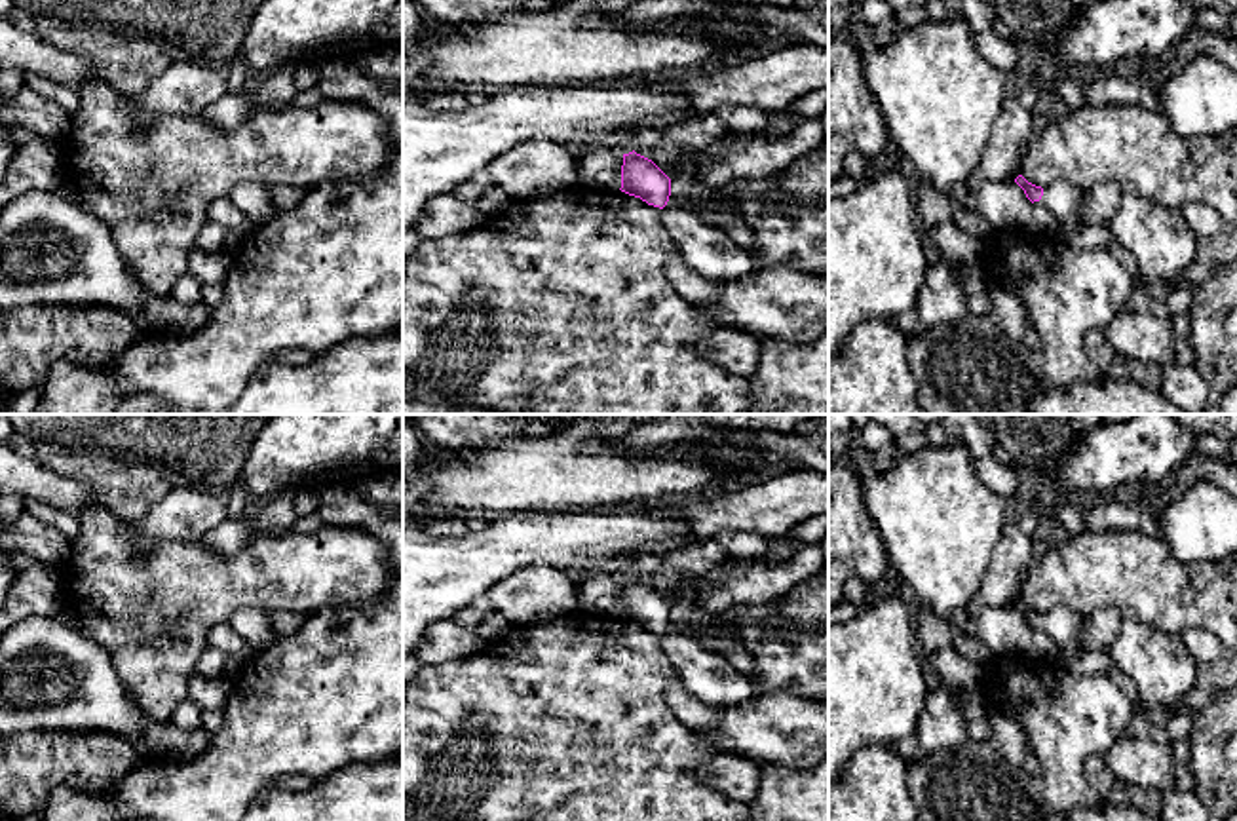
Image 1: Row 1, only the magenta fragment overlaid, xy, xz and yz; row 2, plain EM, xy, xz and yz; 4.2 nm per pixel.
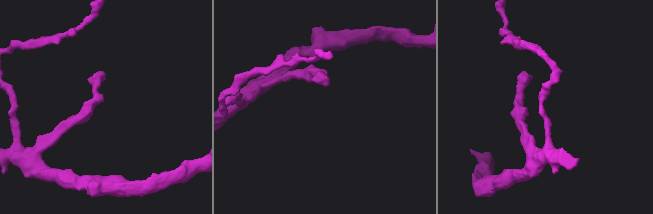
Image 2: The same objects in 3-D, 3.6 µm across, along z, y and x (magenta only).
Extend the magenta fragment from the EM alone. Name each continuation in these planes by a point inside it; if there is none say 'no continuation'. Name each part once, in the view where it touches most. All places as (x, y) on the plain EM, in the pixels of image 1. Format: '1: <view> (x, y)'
1: yz (1063, 624)

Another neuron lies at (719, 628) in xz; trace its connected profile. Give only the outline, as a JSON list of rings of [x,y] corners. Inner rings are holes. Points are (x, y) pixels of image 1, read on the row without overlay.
[[[711,614],[711,621],[705,629],[686,629],[686,627],[676,625],[671,620],[665,633],[684,635],[697,642],[703,642],[707,639],[716,639],[716,640],[741,646],[739,633],[730,625],[730,621],[726,620],[726,614]]]

